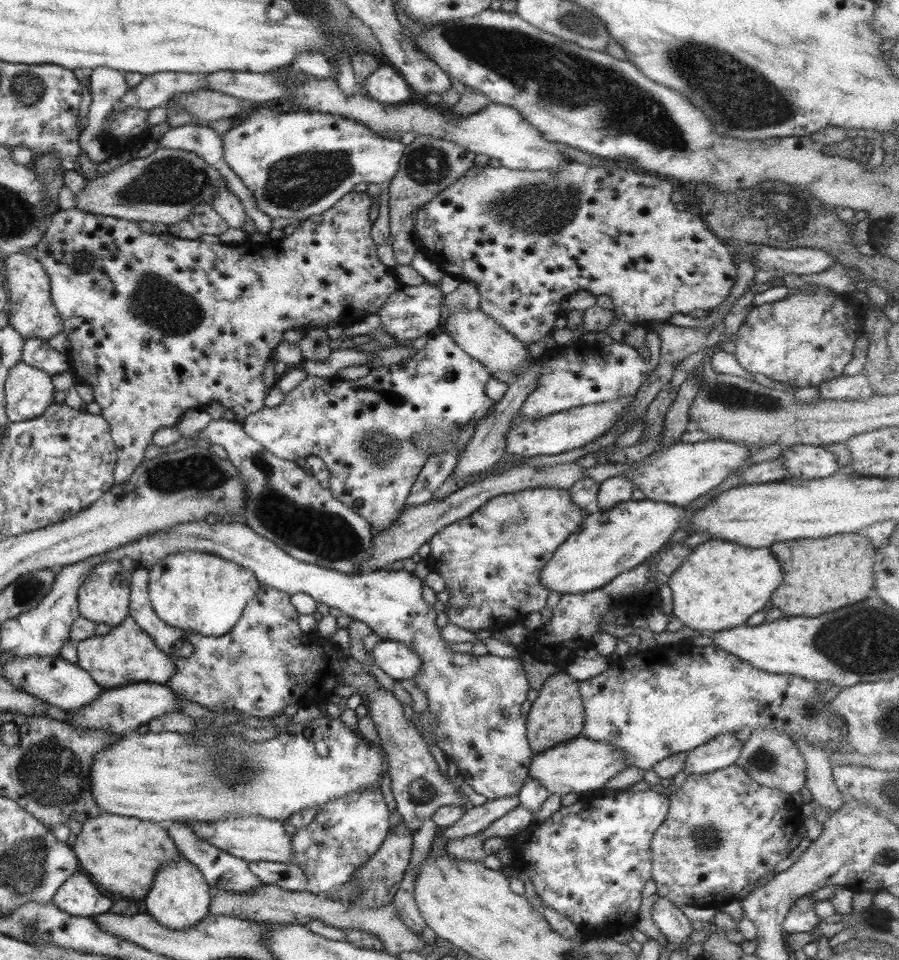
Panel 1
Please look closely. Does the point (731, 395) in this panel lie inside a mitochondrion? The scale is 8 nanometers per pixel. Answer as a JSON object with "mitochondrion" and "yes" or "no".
{"mitochondrion":"yes"}

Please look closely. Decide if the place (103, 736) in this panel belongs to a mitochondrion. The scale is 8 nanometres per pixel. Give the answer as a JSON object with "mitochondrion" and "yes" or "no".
{"mitochondrion":"no"}

